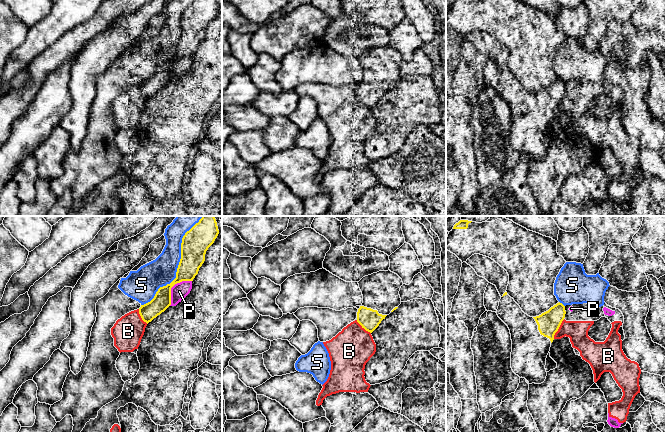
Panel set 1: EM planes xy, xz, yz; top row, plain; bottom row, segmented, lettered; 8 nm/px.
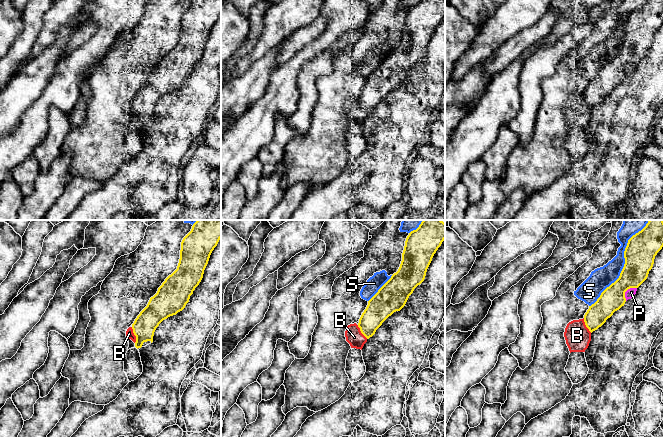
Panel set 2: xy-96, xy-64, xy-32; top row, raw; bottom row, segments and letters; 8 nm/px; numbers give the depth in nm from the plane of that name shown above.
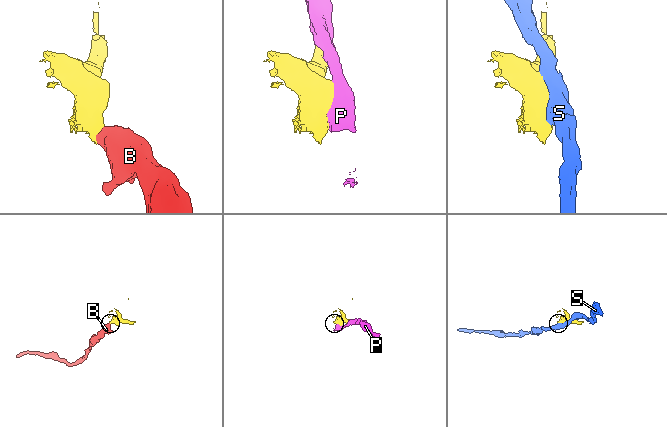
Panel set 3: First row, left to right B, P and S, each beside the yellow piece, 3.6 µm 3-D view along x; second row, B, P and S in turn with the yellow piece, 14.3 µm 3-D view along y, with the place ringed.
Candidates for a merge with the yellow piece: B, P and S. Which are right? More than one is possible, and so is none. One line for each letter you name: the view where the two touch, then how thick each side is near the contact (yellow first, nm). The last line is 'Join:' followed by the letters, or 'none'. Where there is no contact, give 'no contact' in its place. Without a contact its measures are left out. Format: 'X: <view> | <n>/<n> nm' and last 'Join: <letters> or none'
Join: none

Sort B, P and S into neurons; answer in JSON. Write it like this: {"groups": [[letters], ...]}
{"groups": [["B", "P"], ["S"]]}

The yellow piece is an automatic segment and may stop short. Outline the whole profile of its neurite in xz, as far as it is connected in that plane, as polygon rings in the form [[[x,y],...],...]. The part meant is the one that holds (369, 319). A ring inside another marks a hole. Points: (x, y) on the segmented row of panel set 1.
[[[388,270],[365,276],[358,284],[363,303],[357,312],[357,322],[372,333],[401,304],[399,291],[403,282],[397,274]]]

